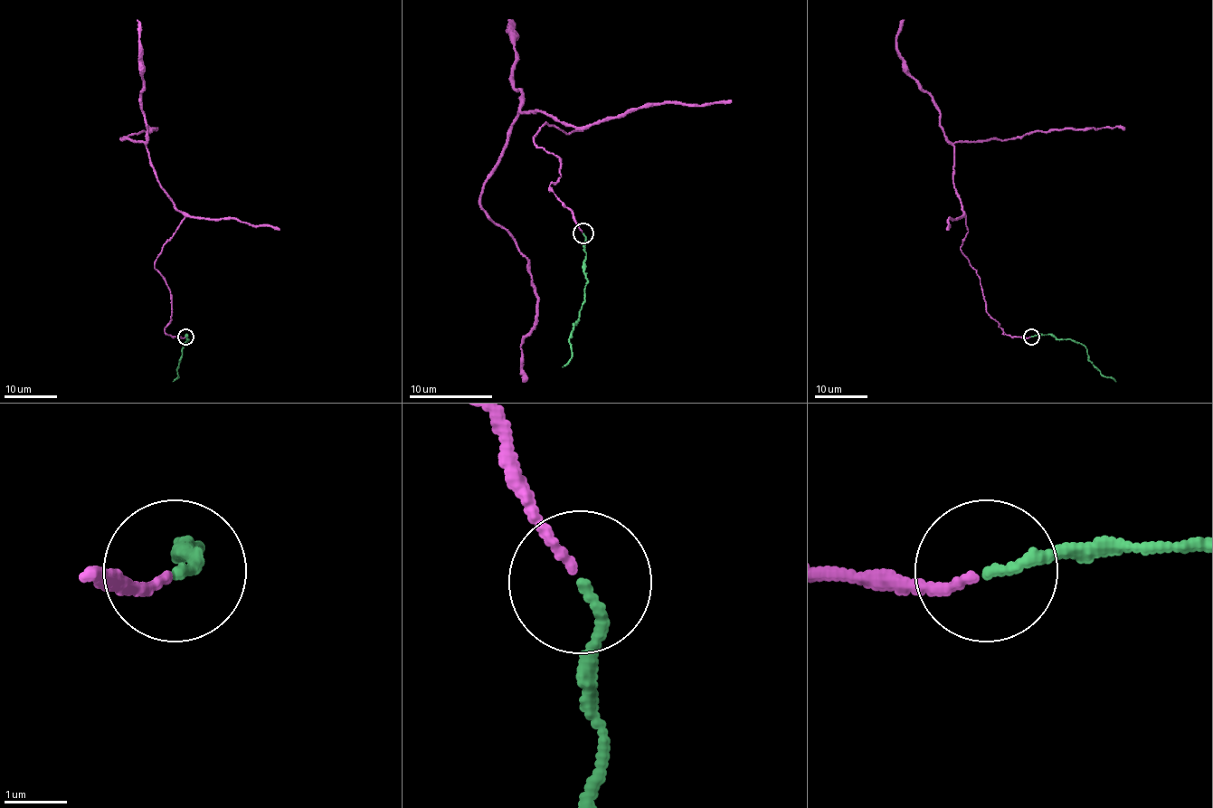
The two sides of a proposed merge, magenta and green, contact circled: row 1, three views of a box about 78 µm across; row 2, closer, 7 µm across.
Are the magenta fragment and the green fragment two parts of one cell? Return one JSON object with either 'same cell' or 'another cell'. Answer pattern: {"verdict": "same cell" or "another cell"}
{"verdict": "same cell"}

